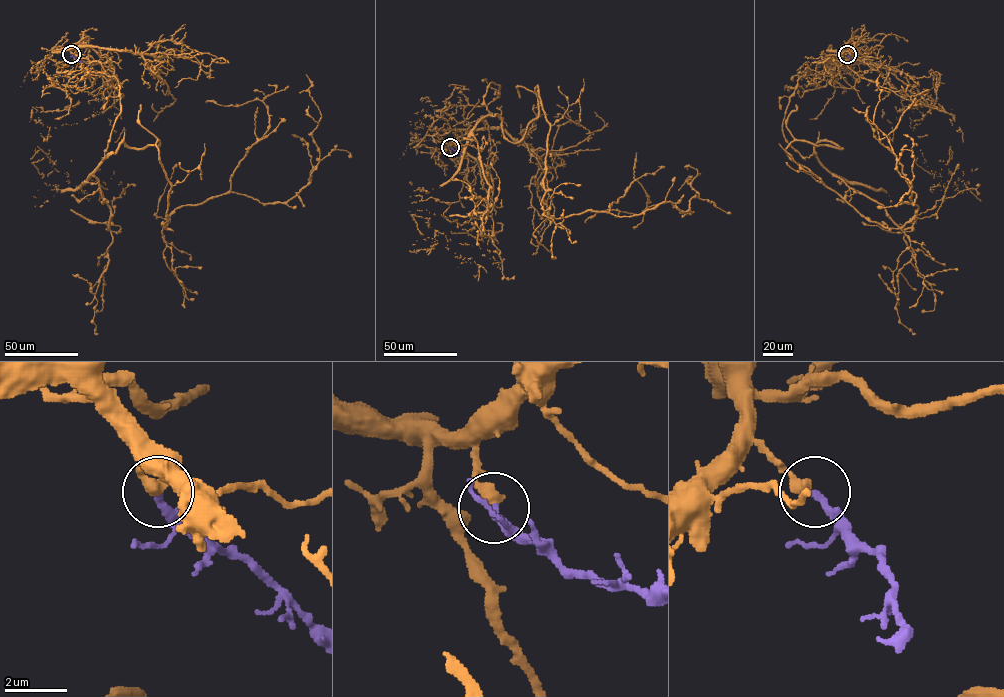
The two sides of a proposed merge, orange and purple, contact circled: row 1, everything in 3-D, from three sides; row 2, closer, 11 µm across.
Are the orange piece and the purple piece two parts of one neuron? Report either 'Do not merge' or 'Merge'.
Merge

